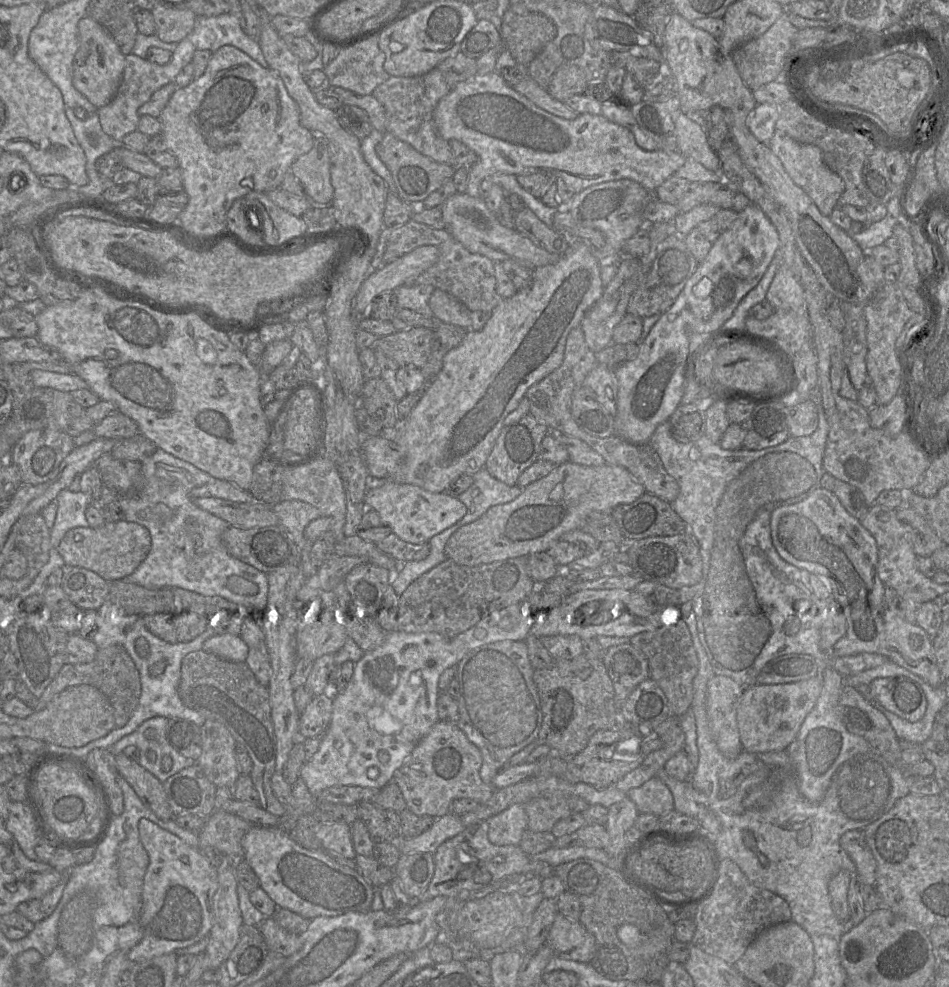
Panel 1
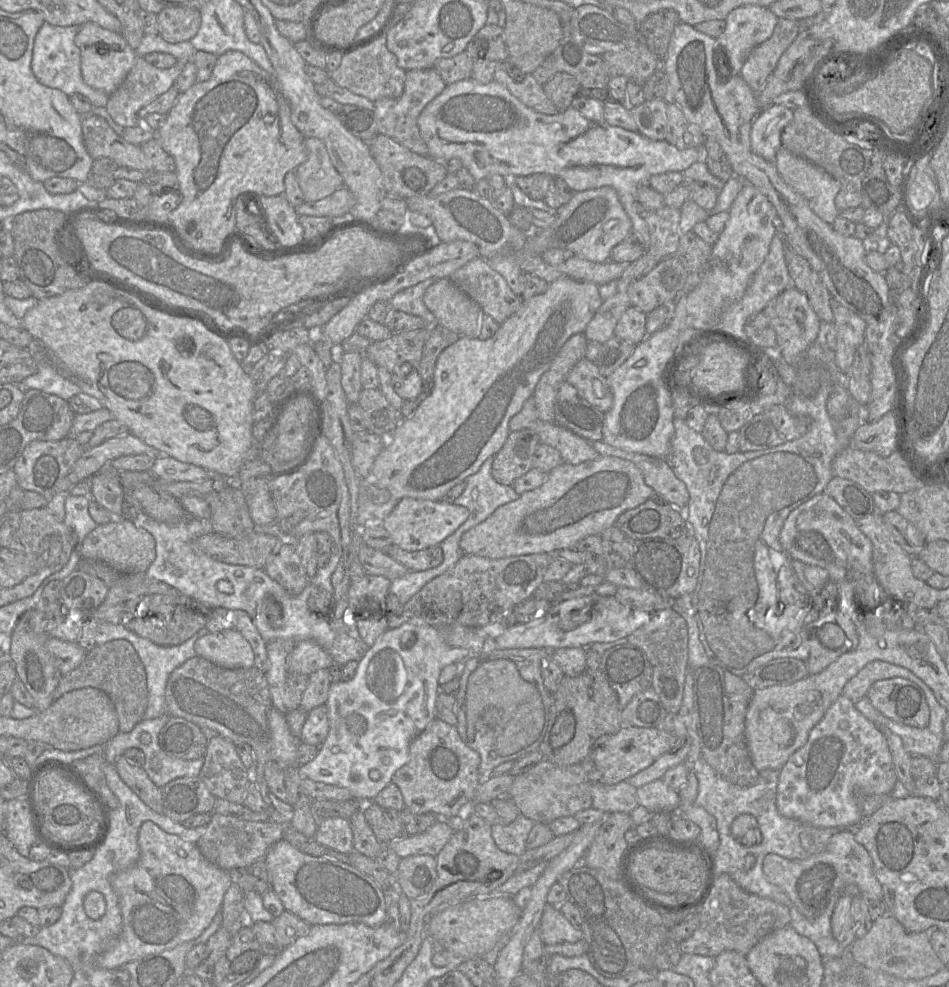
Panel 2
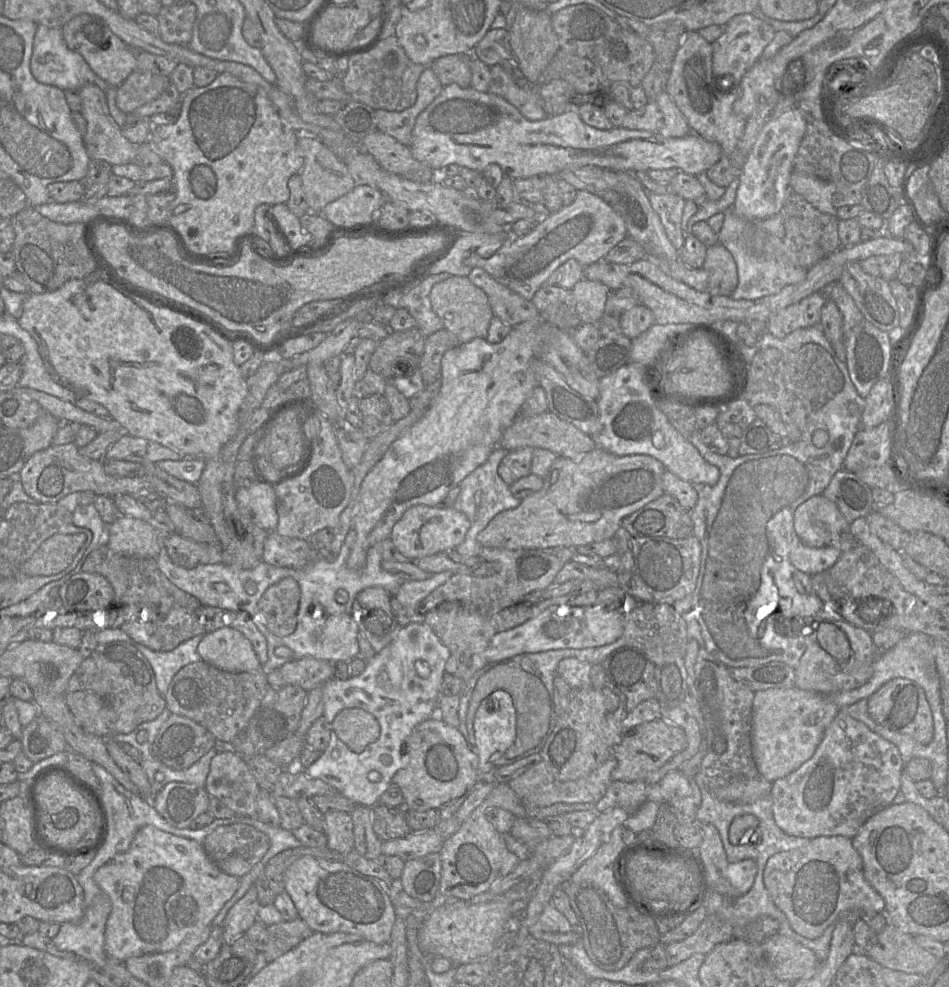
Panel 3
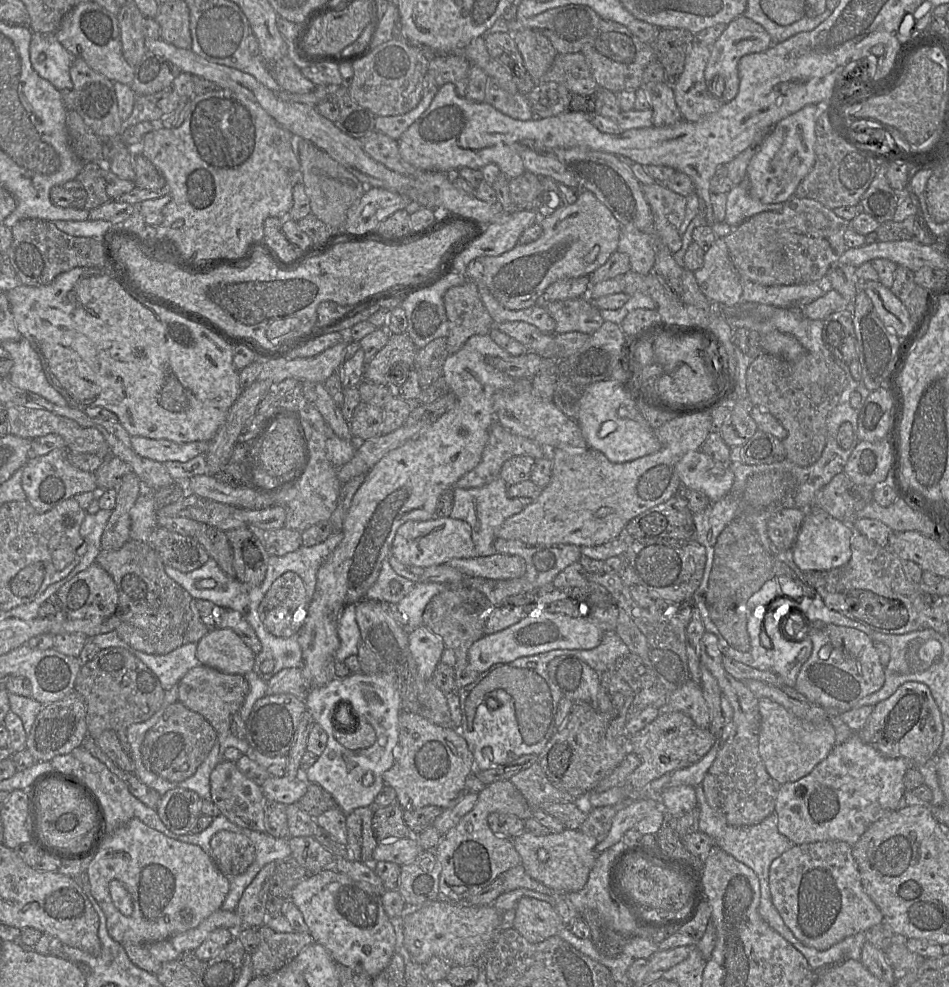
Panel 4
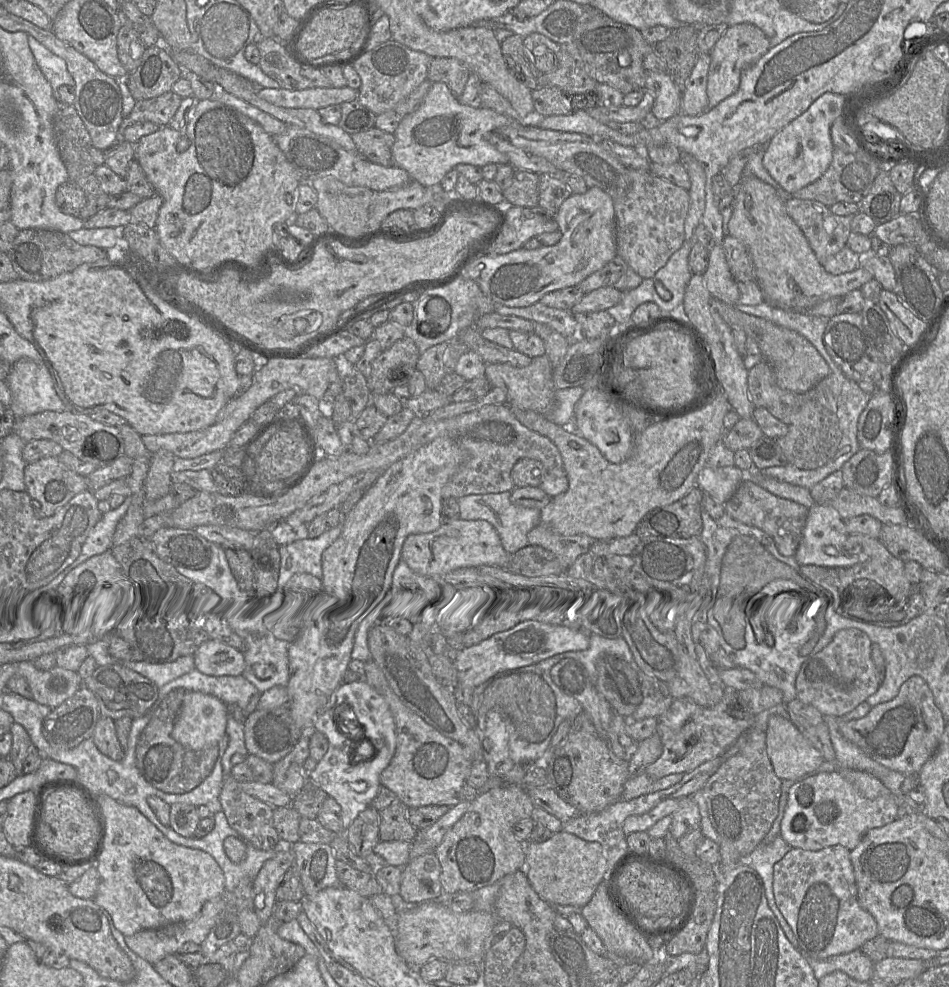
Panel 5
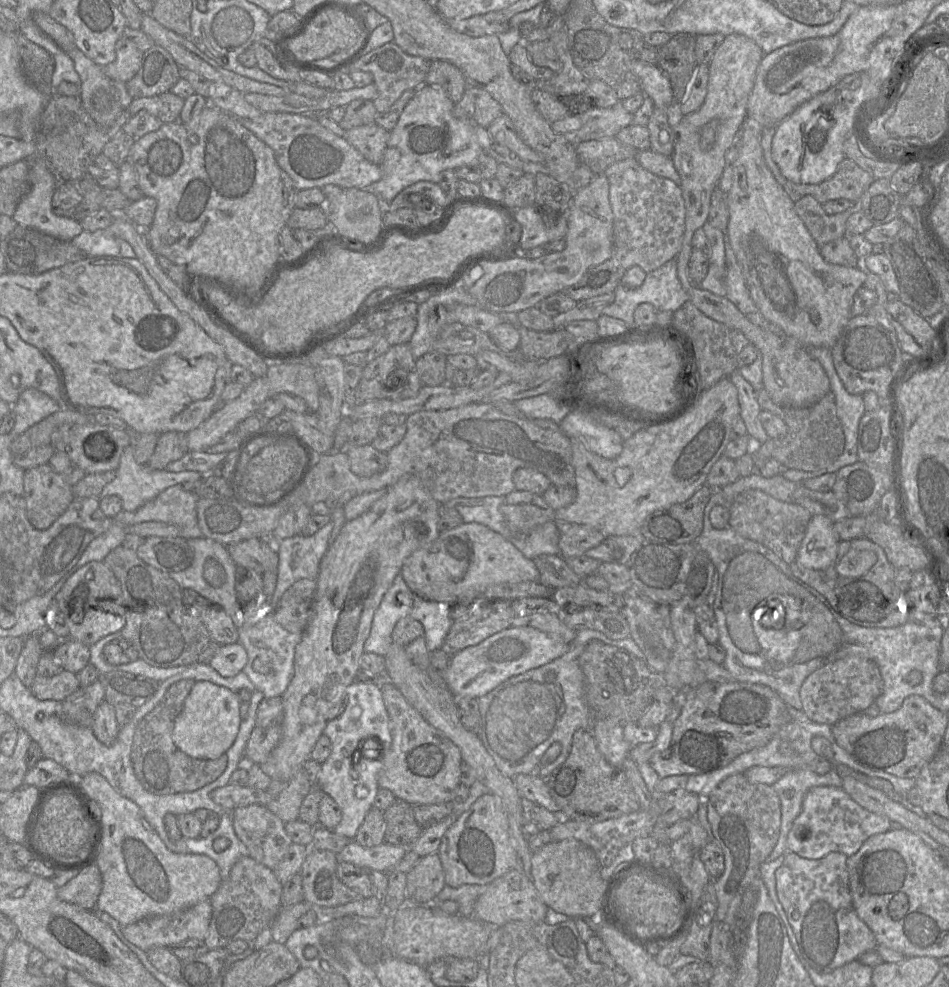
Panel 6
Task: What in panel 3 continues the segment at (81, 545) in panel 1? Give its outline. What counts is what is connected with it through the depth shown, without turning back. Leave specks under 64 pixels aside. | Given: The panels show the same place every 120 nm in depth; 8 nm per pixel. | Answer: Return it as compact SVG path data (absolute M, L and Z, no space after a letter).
M119 516L107 526L105 545L120 554L157 558L160 533L149 523L129 516Z

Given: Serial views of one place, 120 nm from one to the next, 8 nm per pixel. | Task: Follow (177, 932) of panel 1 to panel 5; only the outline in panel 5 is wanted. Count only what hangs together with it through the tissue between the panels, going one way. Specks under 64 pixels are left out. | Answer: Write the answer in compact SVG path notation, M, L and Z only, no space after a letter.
M106 794L94 797L103 811L106 834L101 854L95 864L99 873L99 885L93 901L108 912L114 926L124 936L190 921L200 913L208 901L220 898L224 894L223 871L210 854L173 843L136 807L122 804Z

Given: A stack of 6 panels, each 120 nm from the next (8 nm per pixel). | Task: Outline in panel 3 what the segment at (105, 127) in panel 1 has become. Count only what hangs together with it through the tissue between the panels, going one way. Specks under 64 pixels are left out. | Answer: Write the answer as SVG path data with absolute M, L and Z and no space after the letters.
M135 70L117 87L116 105L130 114L160 96L170 84L170 77Z

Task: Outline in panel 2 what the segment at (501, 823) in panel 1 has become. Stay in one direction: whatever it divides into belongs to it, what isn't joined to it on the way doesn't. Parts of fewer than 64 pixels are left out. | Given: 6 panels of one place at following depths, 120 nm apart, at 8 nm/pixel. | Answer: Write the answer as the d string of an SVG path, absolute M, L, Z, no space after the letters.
M520 814L510 824L491 825L496 846L503 852L522 856L527 850L526 841L535 822Z

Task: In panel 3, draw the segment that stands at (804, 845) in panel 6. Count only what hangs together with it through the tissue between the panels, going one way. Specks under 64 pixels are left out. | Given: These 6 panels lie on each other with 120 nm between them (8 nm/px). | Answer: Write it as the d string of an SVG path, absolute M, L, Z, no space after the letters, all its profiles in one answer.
M839 710L813 756L789 775L772 783L774 820L779 828L792 836L810 840L820 836L844 836L853 840L874 814L893 804L901 788L905 765L894 744L850 717L844 710Z

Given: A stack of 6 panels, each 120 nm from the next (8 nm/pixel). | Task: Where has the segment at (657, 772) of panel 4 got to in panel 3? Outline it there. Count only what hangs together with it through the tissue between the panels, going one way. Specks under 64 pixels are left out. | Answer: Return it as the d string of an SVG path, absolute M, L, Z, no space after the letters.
M662 718L624 730L621 743L613 751L612 757L617 760L617 766L612 771L612 780L623 782L645 781L649 773L662 767L677 753L684 750L686 745L684 730Z

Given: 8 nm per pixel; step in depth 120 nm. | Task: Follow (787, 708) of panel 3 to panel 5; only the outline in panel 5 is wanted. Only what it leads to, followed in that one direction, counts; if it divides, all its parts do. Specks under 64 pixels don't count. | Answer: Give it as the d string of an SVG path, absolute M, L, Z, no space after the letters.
M771 715L768 719L766 749L781 780L801 780L814 774L825 761L792 721L780 715Z

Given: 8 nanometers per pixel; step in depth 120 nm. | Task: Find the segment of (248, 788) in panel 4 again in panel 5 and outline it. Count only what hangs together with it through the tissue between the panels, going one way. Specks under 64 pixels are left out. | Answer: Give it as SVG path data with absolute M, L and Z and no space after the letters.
M231 775L226 776L220 792L220 803L231 828L236 830L242 840L249 841L260 850L279 850L283 846L273 823L274 807L240 789L240 783Z

